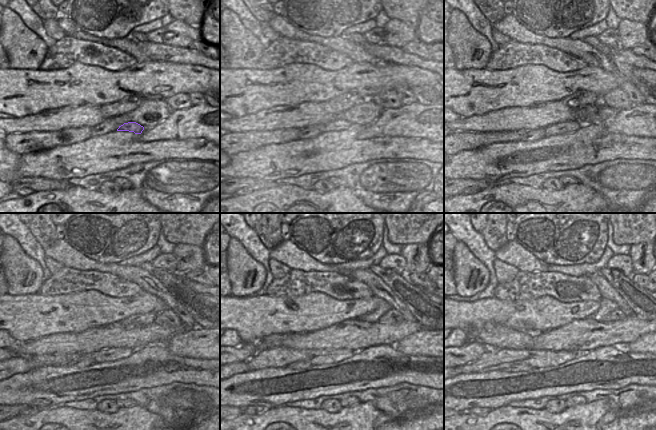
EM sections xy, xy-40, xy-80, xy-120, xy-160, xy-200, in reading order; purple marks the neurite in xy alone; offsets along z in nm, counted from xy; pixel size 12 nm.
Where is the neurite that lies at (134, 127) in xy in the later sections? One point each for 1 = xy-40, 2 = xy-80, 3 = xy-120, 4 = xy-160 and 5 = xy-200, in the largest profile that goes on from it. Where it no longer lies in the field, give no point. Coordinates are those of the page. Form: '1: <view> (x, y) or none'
1: xy-40 (338, 125)
2: xy-80 (559, 128)
3: xy-120 (111, 354)
4: xy-160 (272, 357)
5: xy-200 (493, 359)

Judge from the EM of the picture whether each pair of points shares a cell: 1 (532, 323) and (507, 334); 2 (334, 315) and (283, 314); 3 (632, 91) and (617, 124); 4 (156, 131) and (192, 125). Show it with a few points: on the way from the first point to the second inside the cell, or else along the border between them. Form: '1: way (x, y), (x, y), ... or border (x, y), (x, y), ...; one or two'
1: border (493, 321), (516, 330), (530, 331), (533, 334); two
2: way (321, 314), (296, 314); one
3: border (644, 102), (633, 104); two
4: way (165, 130), (183, 125); one

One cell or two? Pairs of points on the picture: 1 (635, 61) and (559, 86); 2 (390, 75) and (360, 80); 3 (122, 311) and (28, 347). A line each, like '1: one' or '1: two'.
1: two
2: one
3: two

